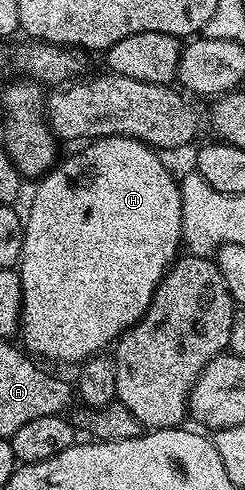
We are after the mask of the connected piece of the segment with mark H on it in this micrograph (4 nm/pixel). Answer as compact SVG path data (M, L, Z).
M96 138L85 143L83 150L75 152L71 158L63 157L48 174L37 179L34 203L30 215L24 218L22 235L22 256L20 277L22 280L22 316L20 319L21 345L27 354L39 359L51 358L54 362L75 362L81 364L95 354L105 351L123 333L139 322L154 299L154 290L167 270L179 257L182 240L182 188L179 179L162 163L163 155L155 147L135 138Z

